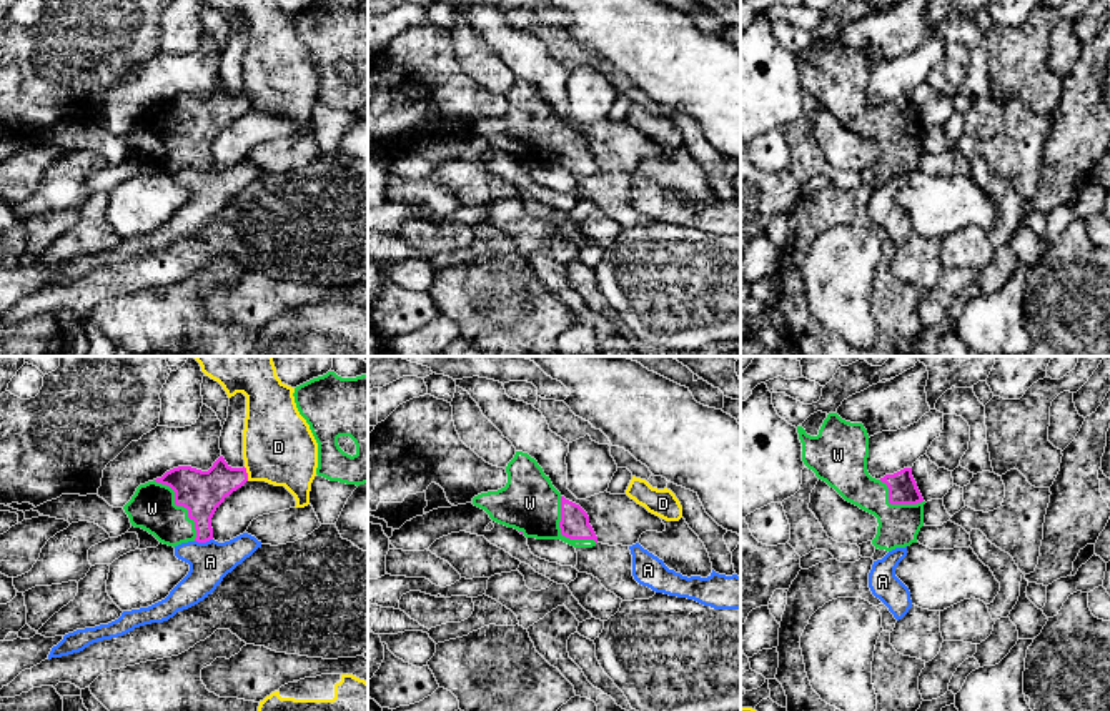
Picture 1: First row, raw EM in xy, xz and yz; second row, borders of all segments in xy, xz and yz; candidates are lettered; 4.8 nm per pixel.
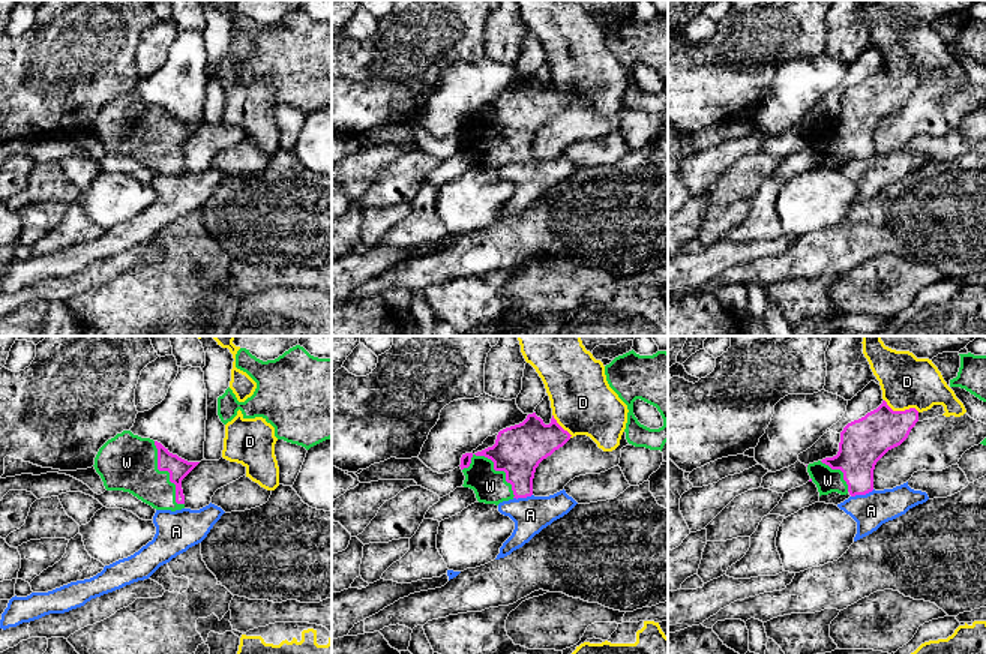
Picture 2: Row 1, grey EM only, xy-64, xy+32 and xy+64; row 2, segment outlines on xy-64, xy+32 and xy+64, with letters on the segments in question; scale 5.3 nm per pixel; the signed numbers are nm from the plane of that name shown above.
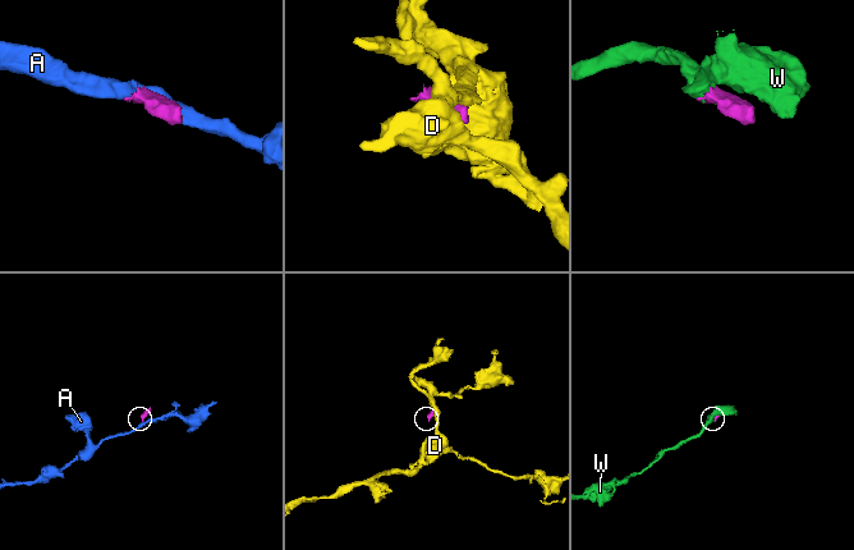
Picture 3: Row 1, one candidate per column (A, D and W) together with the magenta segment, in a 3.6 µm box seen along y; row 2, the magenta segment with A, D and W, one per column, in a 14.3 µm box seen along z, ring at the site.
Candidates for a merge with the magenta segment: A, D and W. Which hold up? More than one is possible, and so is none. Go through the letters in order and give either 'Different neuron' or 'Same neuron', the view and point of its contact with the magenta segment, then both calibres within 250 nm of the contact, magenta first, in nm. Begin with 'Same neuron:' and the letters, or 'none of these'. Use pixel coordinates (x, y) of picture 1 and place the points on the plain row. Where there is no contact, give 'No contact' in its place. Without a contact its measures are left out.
Same neuron: W
A: Different neuron. Touches magenta at xy (203, 169). Thickness 200 nm (magenta) against 200 nm
D: Different neuron. Touches magenta at xy (247, 100). Thickness 200 nm (magenta) against 360 nm
W: Same neuron. Touches magenta at xy (180, 132). Thickness 200 nm (magenta) against 220 nm

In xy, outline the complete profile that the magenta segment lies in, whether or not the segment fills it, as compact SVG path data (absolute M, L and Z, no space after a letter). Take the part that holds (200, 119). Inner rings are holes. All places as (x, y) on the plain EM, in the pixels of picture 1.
M220 83L208 98L178 93L161 105L140 112L131 127L123 133L131 153L153 162L160 170L178 173L188 168L206 170L213 167L211 145L216 135L233 118L248 108L246 95L231 95Z

